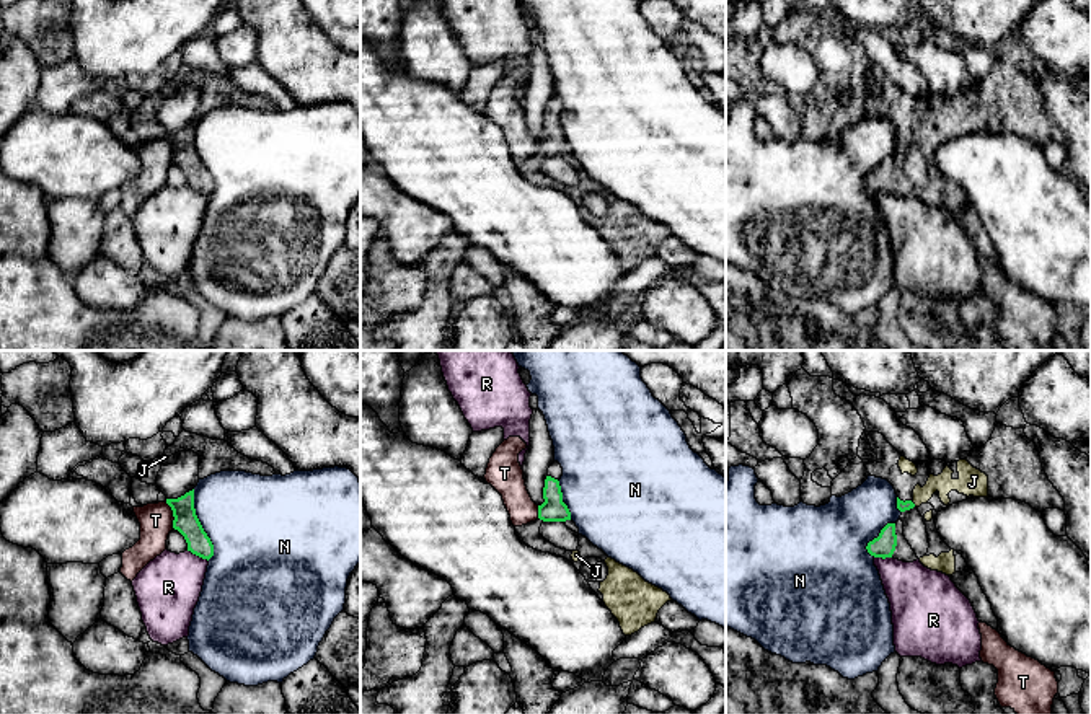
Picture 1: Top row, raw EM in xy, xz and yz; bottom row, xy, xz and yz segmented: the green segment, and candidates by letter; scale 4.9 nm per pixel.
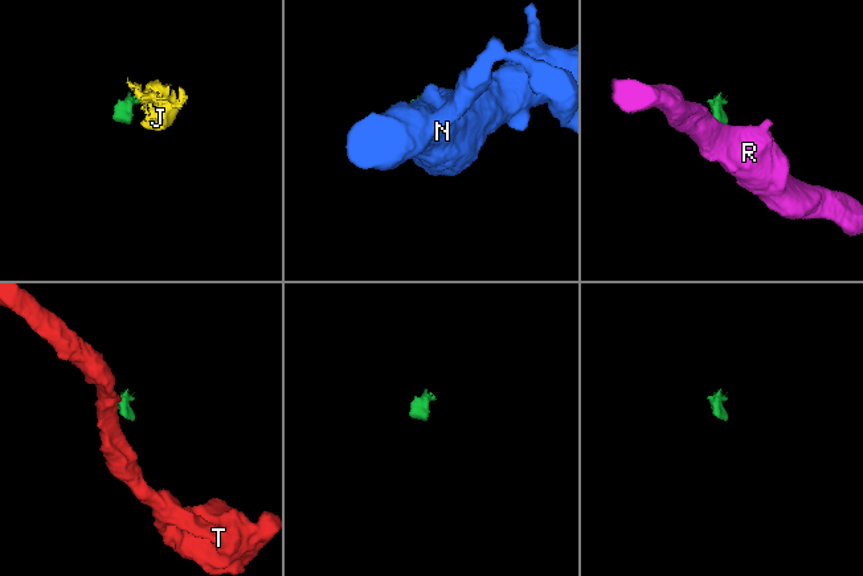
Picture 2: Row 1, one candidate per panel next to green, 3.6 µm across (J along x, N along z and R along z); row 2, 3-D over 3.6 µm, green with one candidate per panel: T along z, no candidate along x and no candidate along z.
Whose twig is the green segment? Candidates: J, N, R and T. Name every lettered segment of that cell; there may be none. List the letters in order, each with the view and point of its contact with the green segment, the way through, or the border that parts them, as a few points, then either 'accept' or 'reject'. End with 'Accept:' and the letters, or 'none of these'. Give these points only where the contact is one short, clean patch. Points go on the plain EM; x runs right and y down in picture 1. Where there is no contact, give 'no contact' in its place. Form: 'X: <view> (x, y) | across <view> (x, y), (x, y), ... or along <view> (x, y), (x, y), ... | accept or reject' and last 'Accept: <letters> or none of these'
J: yz (914, 139) | across yz (902, 141), (914, 139), (935, 118), (943, 118) | accept
N: xy (201, 160) | along xy (193, 124), (194, 149), (212, 180), (212, 191), (209, 194) | reject
R: xy (198, 189) | along xy (188, 185), (207, 196) | reject
T: xy (173, 150) | along xy (165, 137), (172, 145), (173, 162) | reject
Accept: J

